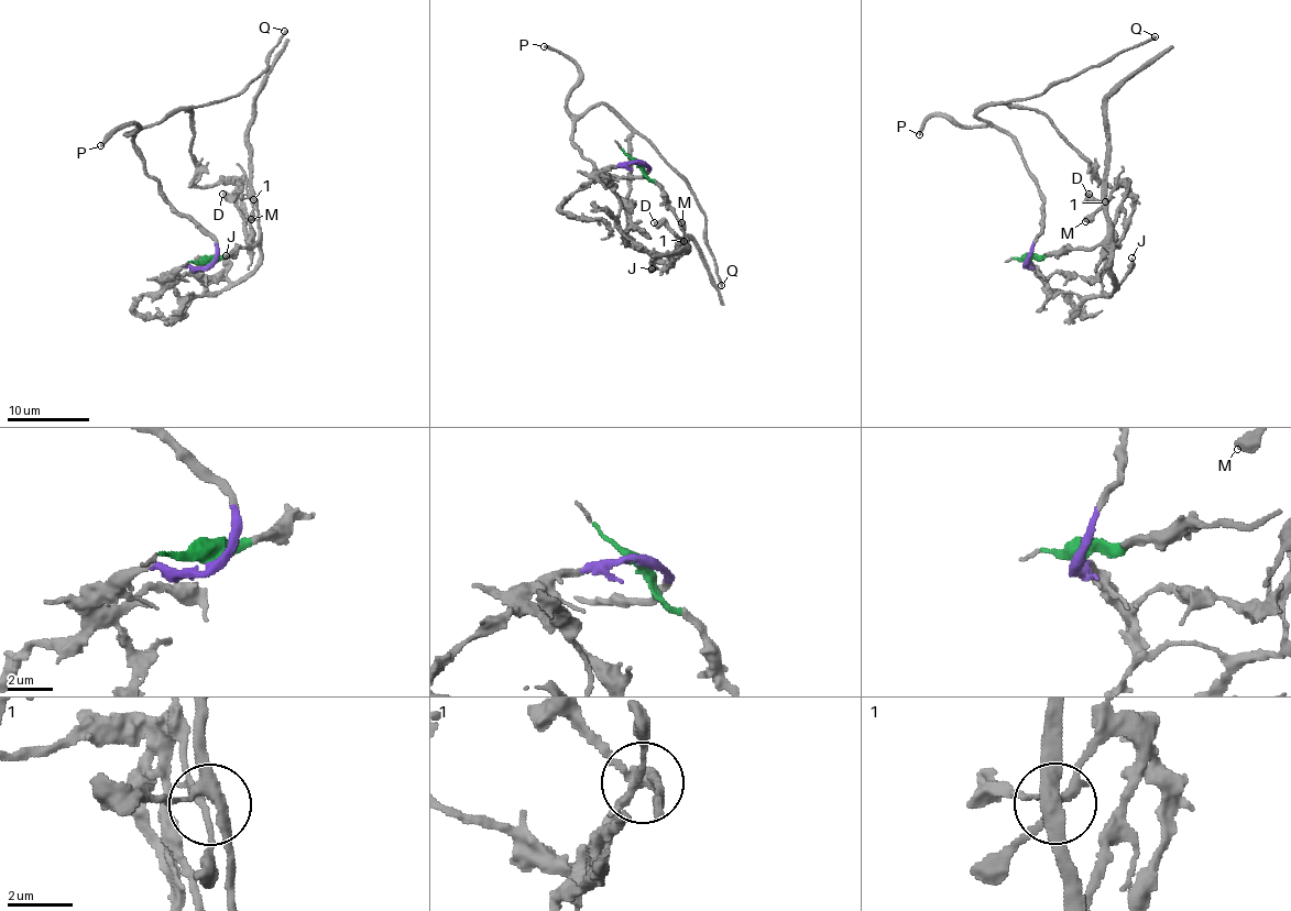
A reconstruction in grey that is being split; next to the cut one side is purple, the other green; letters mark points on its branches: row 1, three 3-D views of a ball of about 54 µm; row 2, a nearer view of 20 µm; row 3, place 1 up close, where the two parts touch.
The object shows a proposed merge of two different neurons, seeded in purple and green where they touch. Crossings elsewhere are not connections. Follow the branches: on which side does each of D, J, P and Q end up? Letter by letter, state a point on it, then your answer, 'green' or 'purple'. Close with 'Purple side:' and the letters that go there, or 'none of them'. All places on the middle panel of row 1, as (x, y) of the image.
D: at (654, 222); green
J: at (652, 269); green
P: at (544, 46); purple
Q: at (721, 285); purple
Purple side: P, Q

